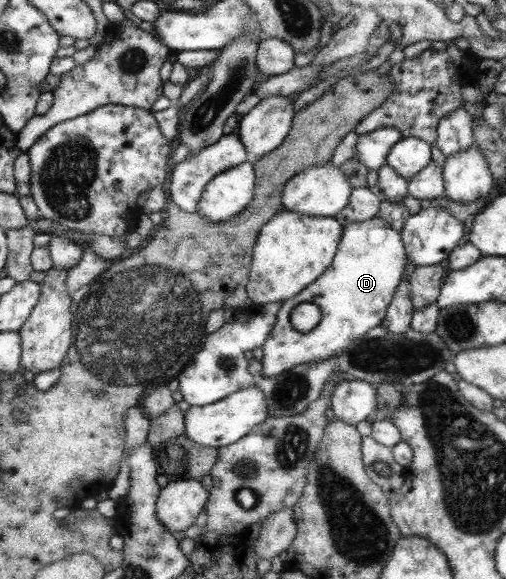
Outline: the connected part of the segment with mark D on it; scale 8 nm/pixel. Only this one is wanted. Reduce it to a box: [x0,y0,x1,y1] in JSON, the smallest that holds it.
[259,215,405,377]

